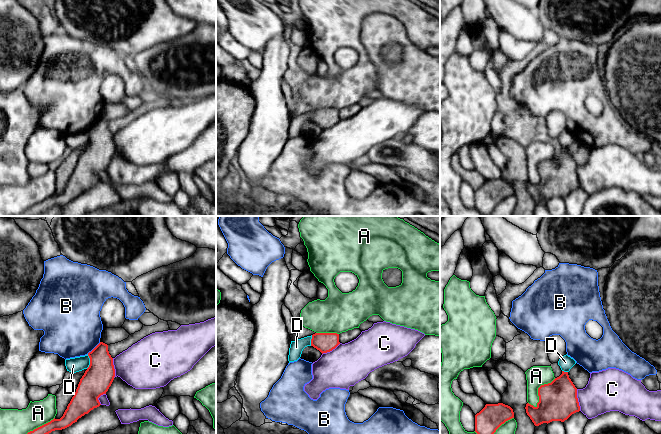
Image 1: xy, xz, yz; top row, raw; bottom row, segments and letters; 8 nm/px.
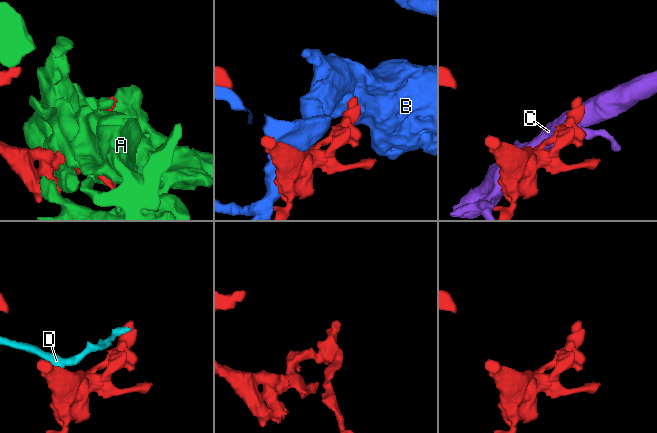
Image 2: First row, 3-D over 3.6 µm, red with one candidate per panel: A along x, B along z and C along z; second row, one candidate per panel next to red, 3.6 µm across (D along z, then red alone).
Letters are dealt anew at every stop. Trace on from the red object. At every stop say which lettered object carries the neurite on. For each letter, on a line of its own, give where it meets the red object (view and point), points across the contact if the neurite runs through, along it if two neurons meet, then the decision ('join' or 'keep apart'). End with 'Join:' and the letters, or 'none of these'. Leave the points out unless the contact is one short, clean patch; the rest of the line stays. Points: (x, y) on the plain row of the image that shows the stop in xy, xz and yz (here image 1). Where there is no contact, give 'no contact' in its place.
A: contact yz (538, 168); keep apart
B: contact xy (94, 124); keep apart
C: contact yz (577, 176); keep apart
D: contact xy (90, 137); border xy (88, 130), (89, 141), (86, 144); keep apart
Join: none of these

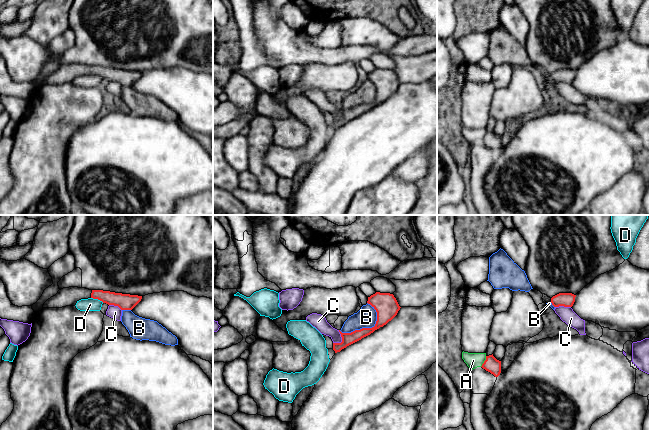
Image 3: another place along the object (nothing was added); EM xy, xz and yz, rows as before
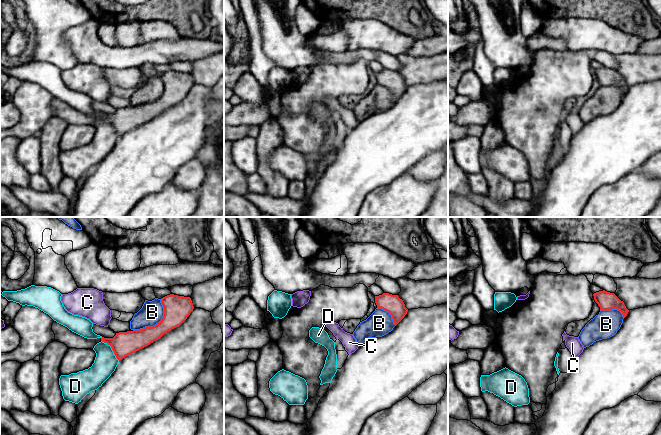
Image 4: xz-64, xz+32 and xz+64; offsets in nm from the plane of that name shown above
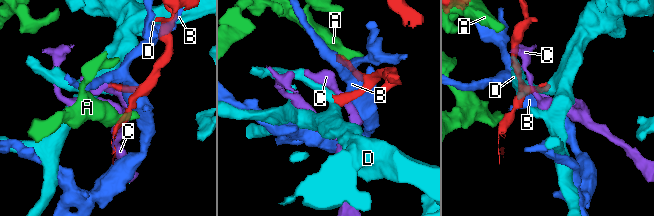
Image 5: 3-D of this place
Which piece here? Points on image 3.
A: contact yz (484, 137); border yz (486, 132), (486, 135), (480, 142); keep apart
B: contact xz (364, 104); keep apart
C: contact xz (342, 116); border xz (338, 106), (341, 117), (333, 119); keep apart
D: contact xy (97, 74); border xy (91, 73), (103, 78); keep apart
Join: none of these

